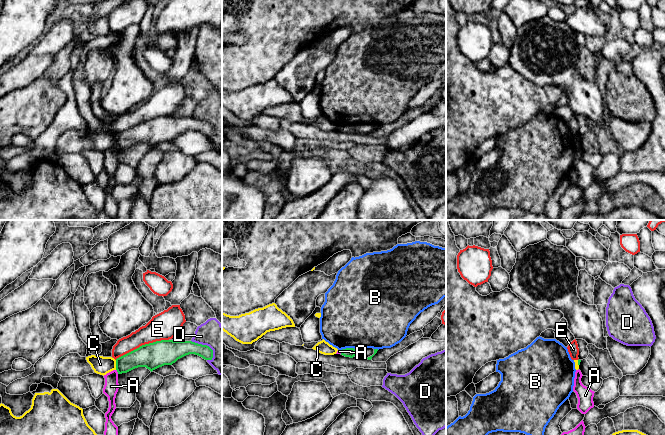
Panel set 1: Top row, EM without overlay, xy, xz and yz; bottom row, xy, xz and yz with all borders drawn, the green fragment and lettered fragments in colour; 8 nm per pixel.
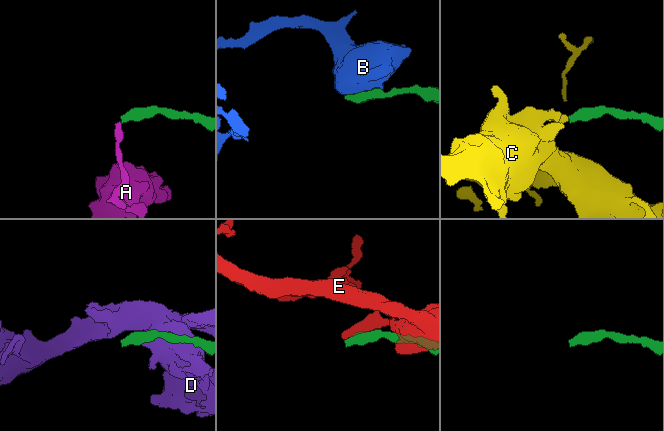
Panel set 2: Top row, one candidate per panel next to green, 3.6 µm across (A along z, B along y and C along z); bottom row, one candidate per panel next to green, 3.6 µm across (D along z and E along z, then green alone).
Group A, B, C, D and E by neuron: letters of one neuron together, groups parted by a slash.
A / B / C / D / E

